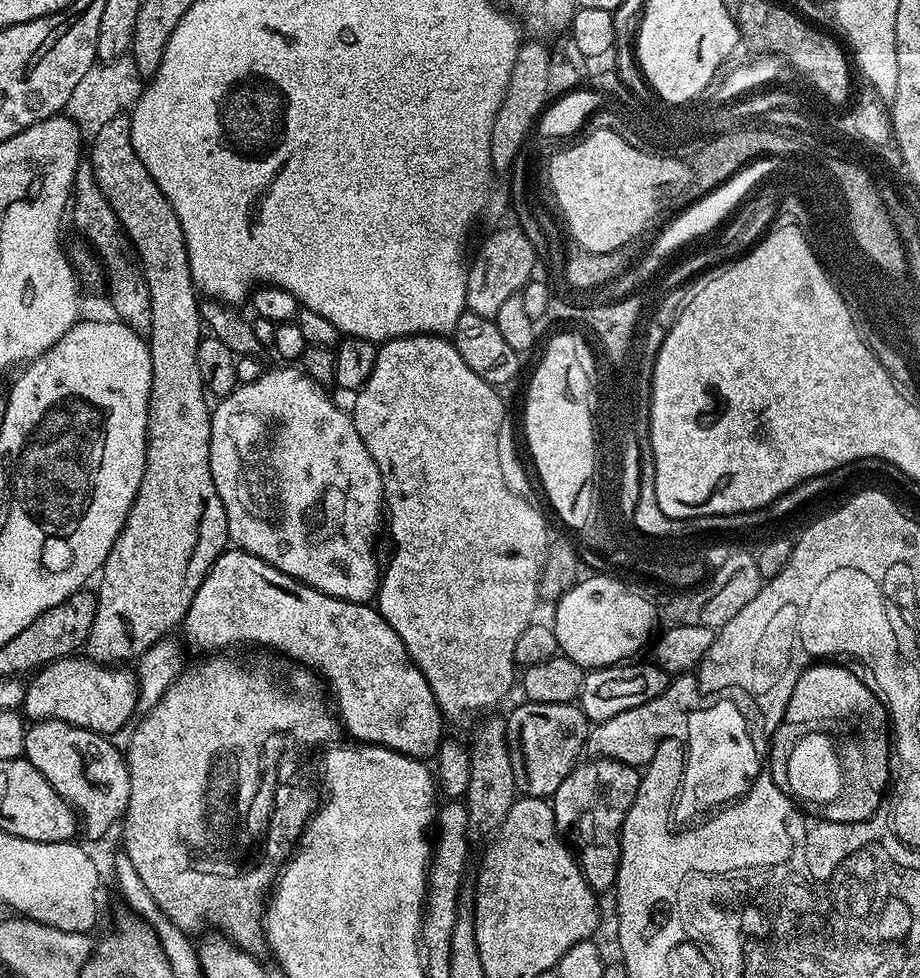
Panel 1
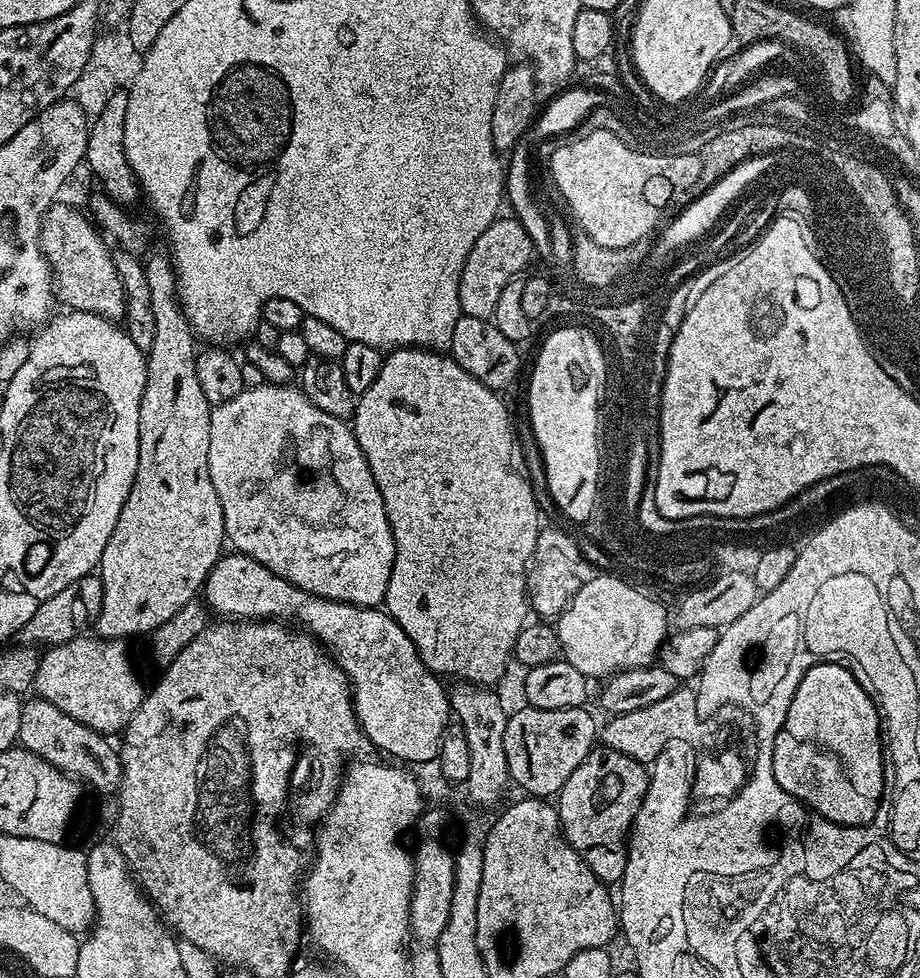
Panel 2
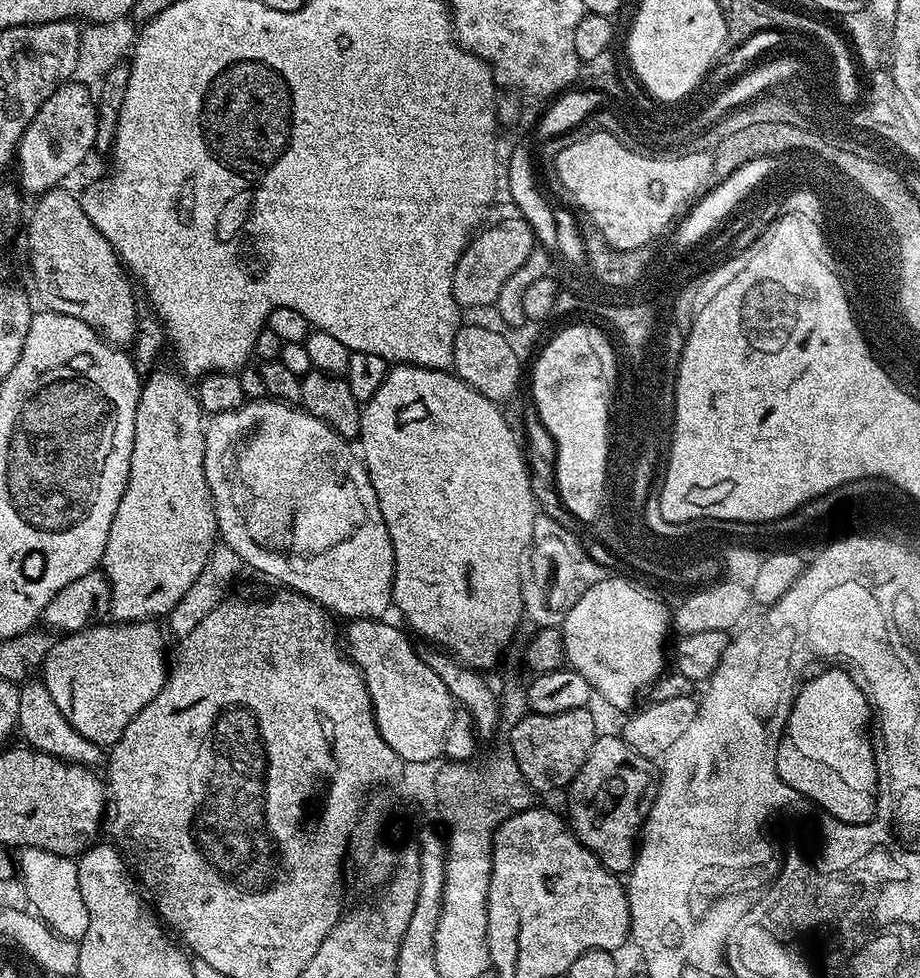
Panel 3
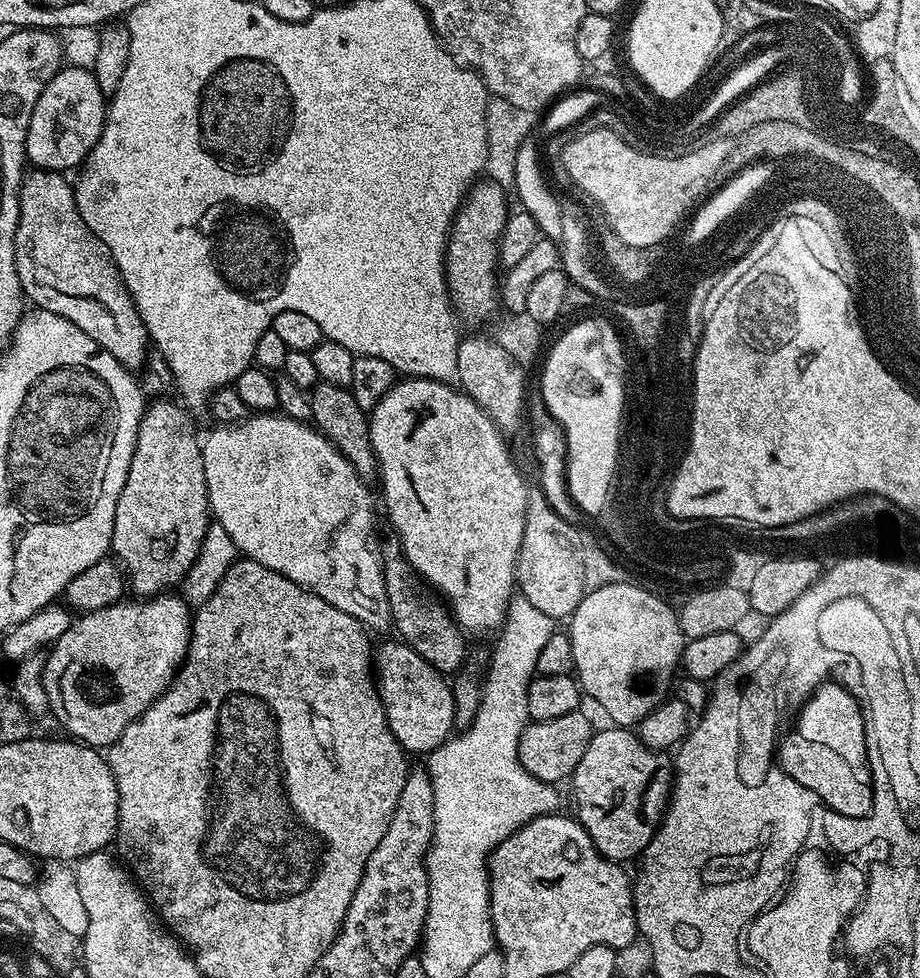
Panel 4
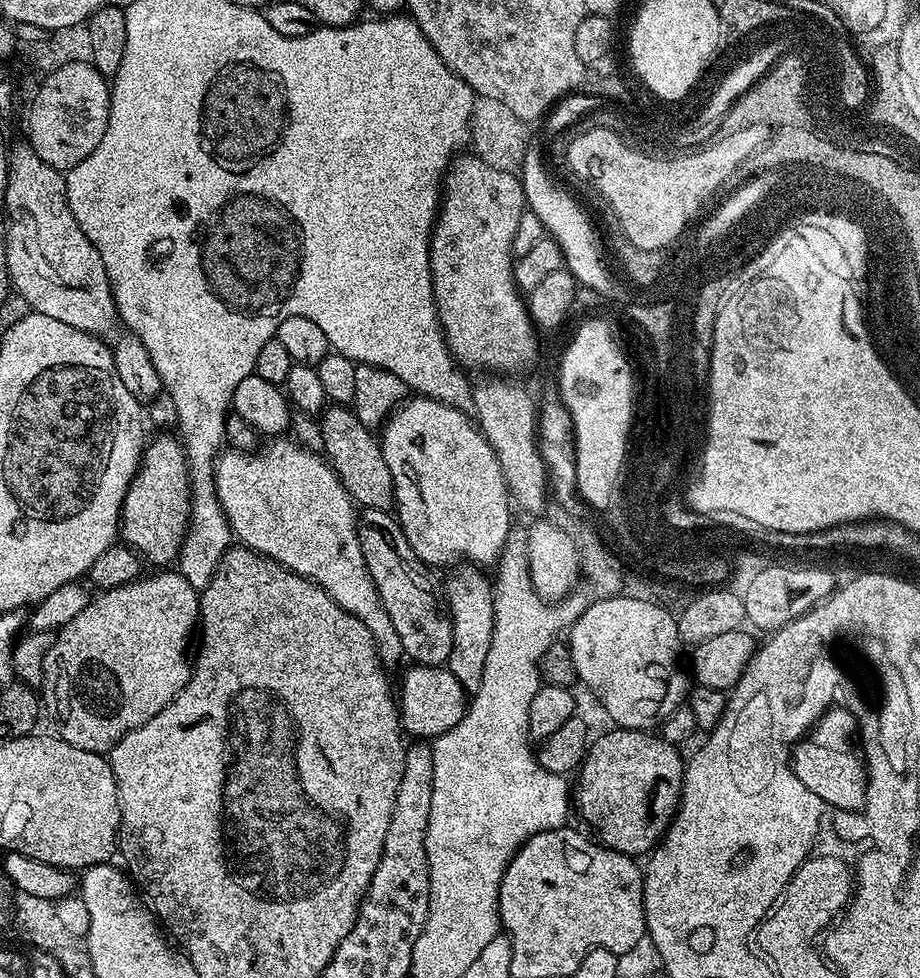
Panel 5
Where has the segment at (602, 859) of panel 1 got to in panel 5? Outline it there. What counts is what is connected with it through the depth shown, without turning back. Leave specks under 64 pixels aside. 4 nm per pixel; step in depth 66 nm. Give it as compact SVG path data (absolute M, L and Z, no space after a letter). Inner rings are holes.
M613 727L612 732L604 732L593 739L587 747L587 755L578 768L580 774L580 812L588 824L596 827L599 843L615 852L633 858L651 853L664 838L680 806L680 793L684 791L685 757L680 757L681 749L663 735L653 734L638 728Z

